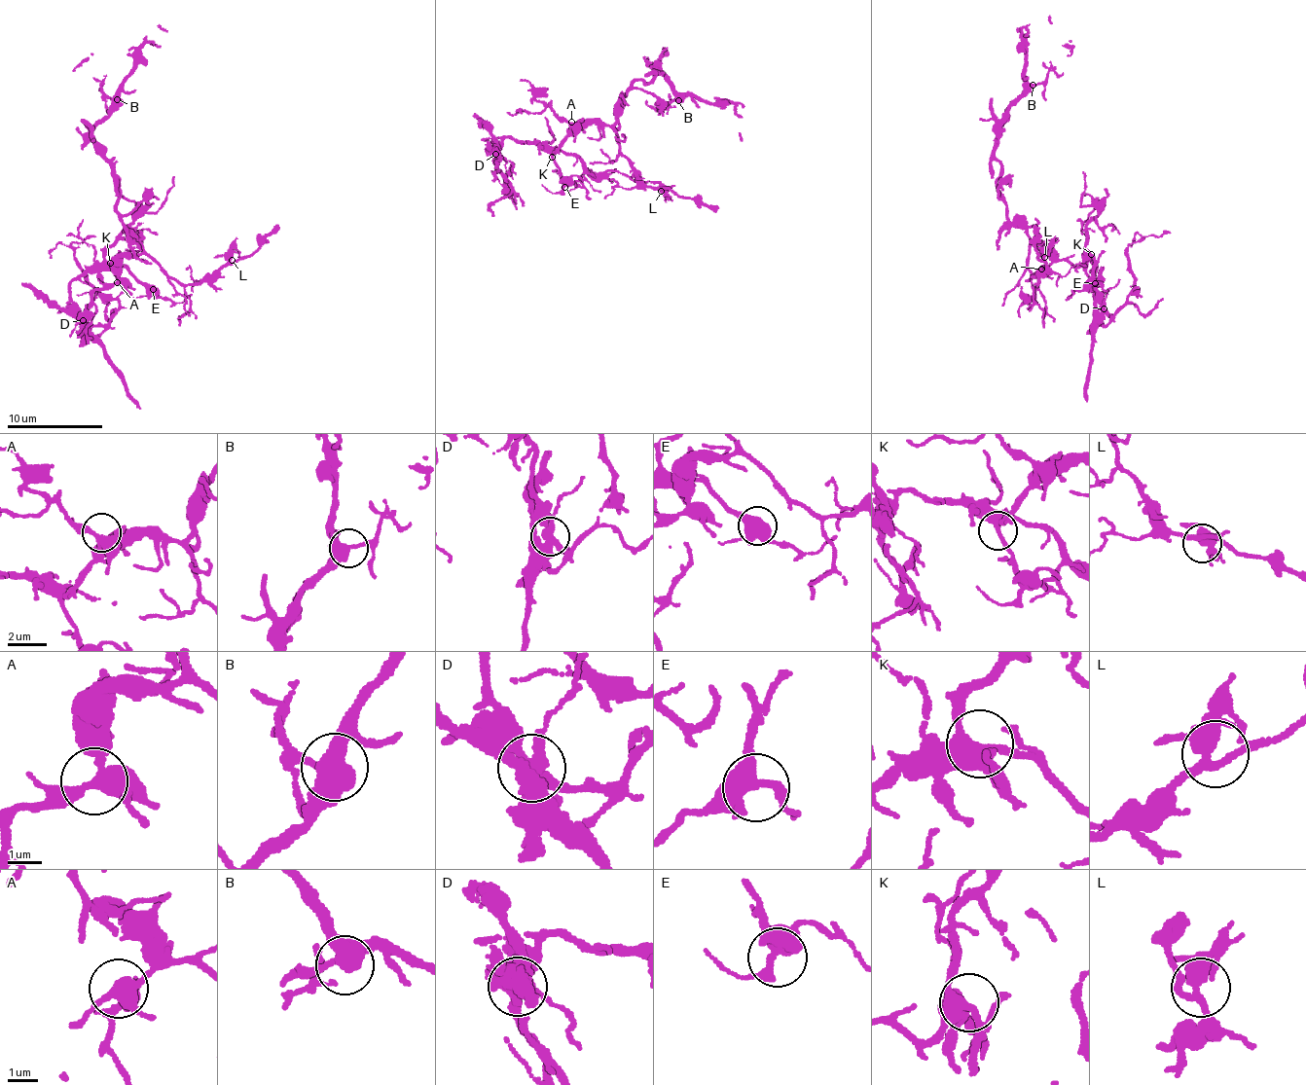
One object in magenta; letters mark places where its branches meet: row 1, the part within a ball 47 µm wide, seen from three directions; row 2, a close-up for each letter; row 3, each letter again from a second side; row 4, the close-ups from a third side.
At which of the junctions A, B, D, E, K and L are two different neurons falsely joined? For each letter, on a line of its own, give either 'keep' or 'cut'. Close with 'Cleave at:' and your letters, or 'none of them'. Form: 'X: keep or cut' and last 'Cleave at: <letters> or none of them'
A: keep
B: keep
D: cut
E: keep
K: keep
L: keep
Cleave at: D

